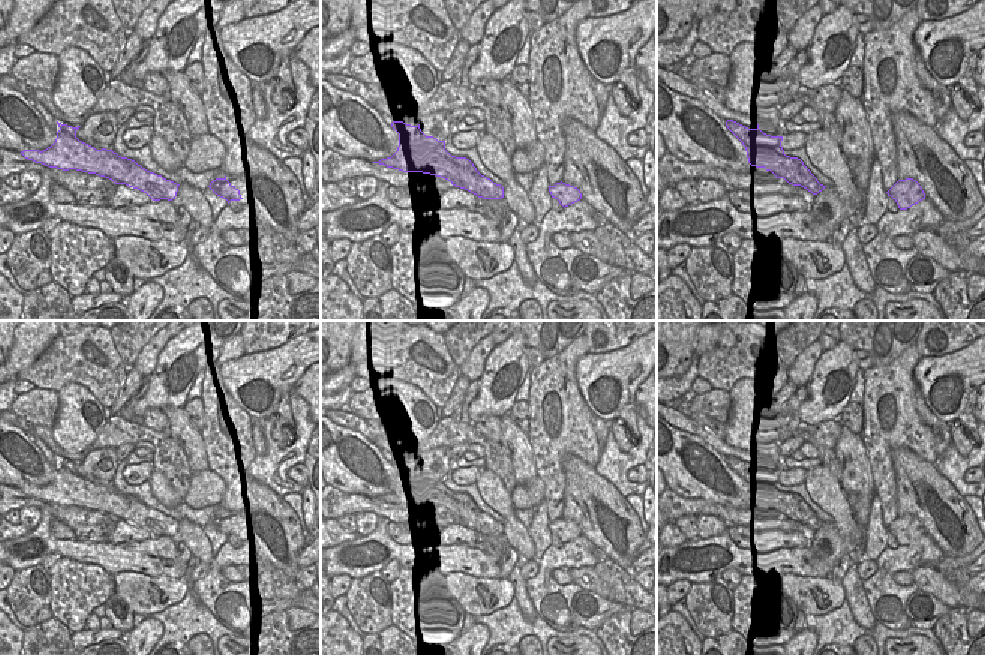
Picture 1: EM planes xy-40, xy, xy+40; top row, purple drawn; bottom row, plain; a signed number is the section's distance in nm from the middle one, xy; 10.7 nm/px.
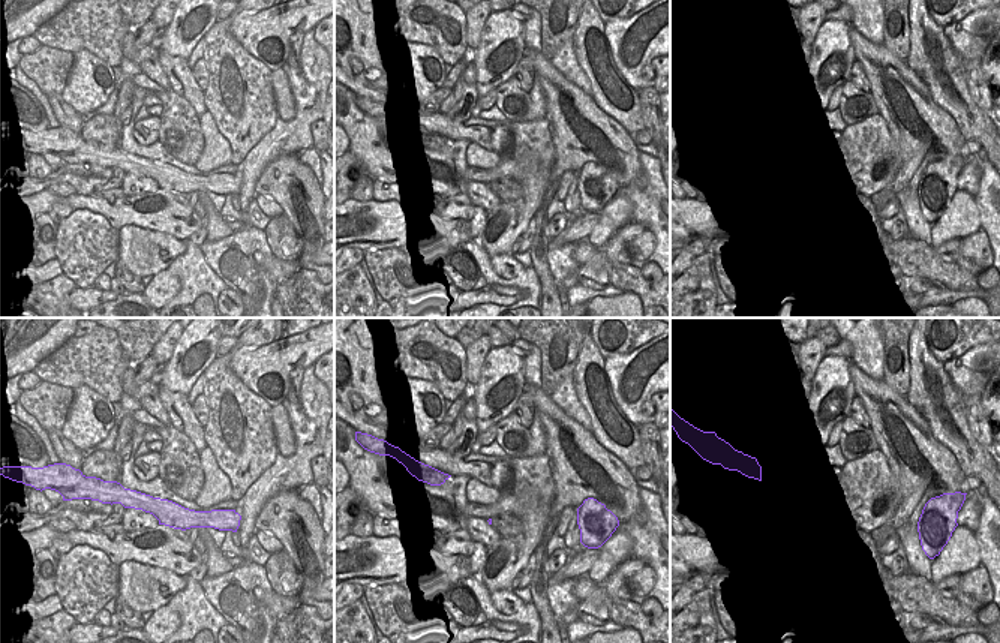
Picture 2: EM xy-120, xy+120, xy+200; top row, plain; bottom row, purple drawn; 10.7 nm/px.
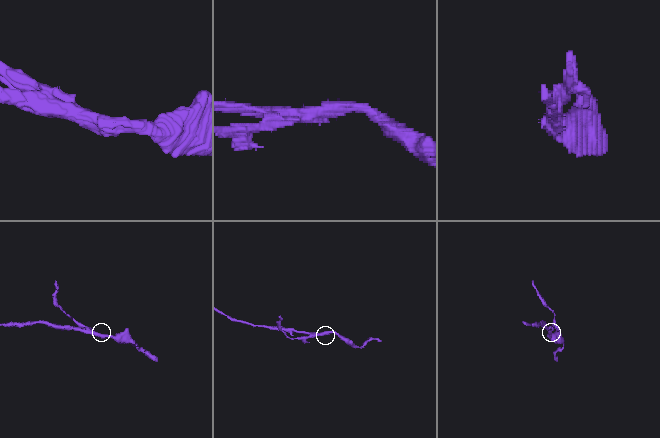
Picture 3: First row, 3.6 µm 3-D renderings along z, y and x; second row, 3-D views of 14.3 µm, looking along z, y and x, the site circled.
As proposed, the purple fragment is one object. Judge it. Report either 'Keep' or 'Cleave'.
Cleave

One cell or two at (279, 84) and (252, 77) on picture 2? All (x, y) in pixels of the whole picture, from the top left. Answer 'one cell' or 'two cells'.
two cells

